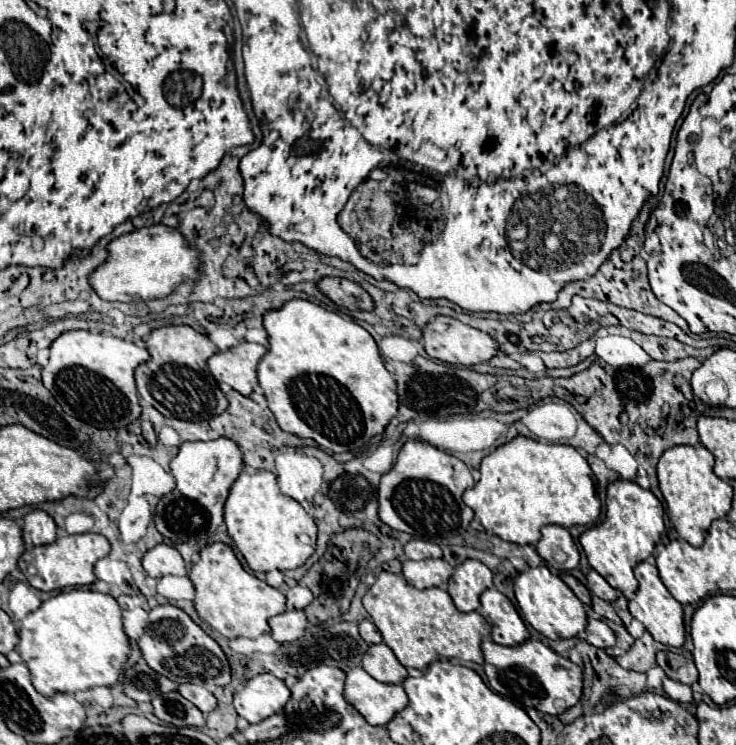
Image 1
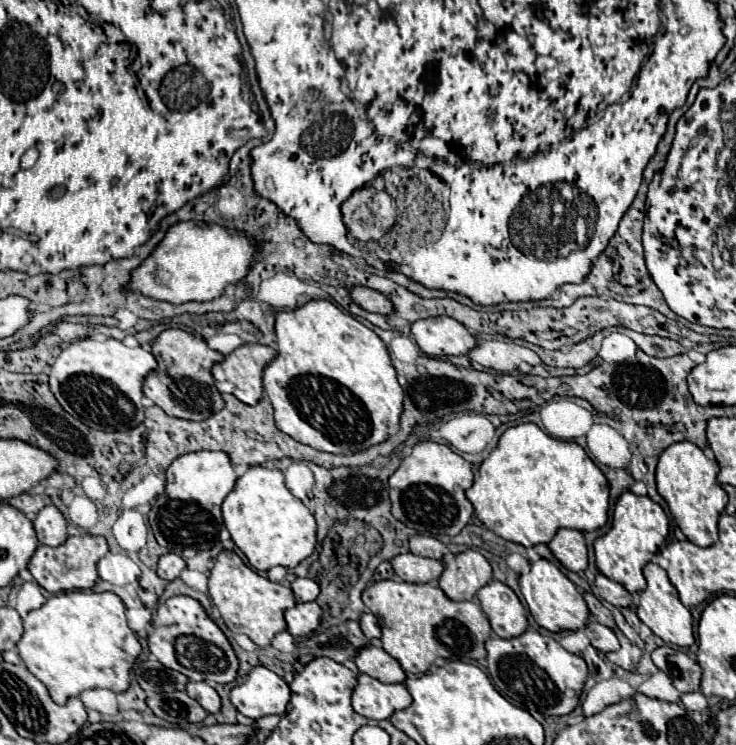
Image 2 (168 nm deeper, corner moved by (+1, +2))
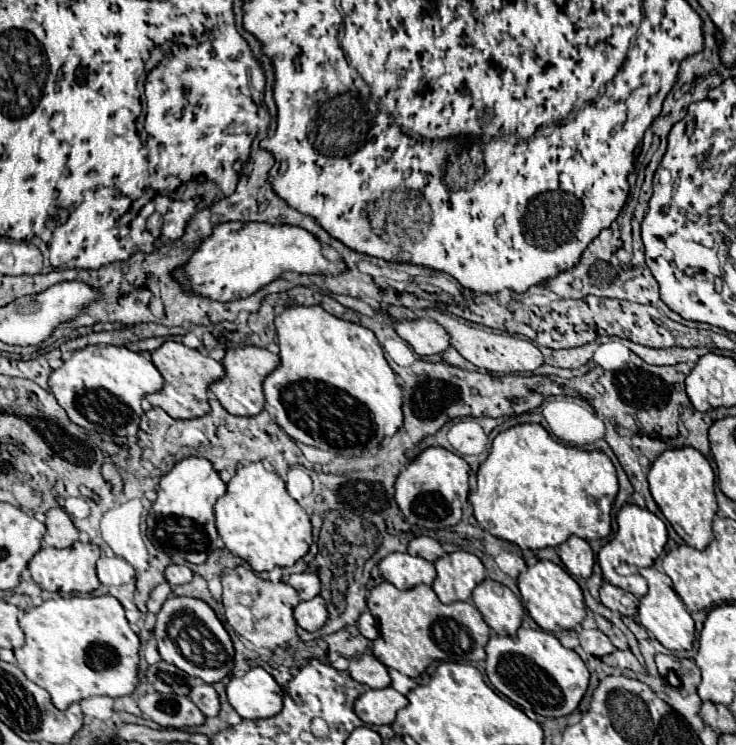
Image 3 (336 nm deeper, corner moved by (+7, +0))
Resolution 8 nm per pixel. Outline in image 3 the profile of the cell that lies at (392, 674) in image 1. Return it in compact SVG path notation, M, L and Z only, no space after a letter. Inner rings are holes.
M366 652L362 656L356 656L356 658L350 658L348 672L356 682L360 682L368 688L390 686L390 676L388 676L386 666L380 660L376 660L370 652Z

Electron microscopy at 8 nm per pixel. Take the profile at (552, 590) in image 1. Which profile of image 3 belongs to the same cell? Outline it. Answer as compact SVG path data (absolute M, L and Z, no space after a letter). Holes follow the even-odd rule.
M538 560L524 574L520 574L518 576L518 588L520 588L524 608L530 612L532 620L542 630L548 630L548 632L572 630L586 616L586 604L584 604L582 588L562 566L558 566L550 560Z

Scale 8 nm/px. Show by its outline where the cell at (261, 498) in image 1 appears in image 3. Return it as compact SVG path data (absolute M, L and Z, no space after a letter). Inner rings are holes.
M260 462L242 464L228 482L226 494L214 506L216 528L226 548L246 560L254 572L294 566L312 544L312 526L304 508L290 498L284 480Z

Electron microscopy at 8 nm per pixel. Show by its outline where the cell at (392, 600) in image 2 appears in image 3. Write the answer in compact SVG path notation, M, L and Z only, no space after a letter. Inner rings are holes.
M382 582L372 588L368 608L380 624L380 636L374 640L372 654L384 666L410 678L418 678L432 662L470 664L486 658L484 646L488 642L490 628L478 608L470 602L442 604L426 584L412 590L398 590L390 582Z

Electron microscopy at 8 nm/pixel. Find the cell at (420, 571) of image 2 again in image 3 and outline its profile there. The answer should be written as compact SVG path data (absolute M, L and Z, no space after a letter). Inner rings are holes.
M408 552L388 554L380 560L378 568L382 578L398 590L410 590L418 584L432 584L436 578L436 568L432 562L420 556L410 556Z

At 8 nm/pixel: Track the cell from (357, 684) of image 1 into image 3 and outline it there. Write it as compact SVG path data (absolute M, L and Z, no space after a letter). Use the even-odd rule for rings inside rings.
M392 686L380 690L366 690L354 704L358 718L370 726L394 724L396 712L408 704L408 698Z

